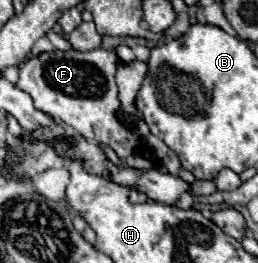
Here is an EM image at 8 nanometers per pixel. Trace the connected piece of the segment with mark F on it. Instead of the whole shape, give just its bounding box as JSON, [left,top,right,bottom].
[16,49,180,175]

